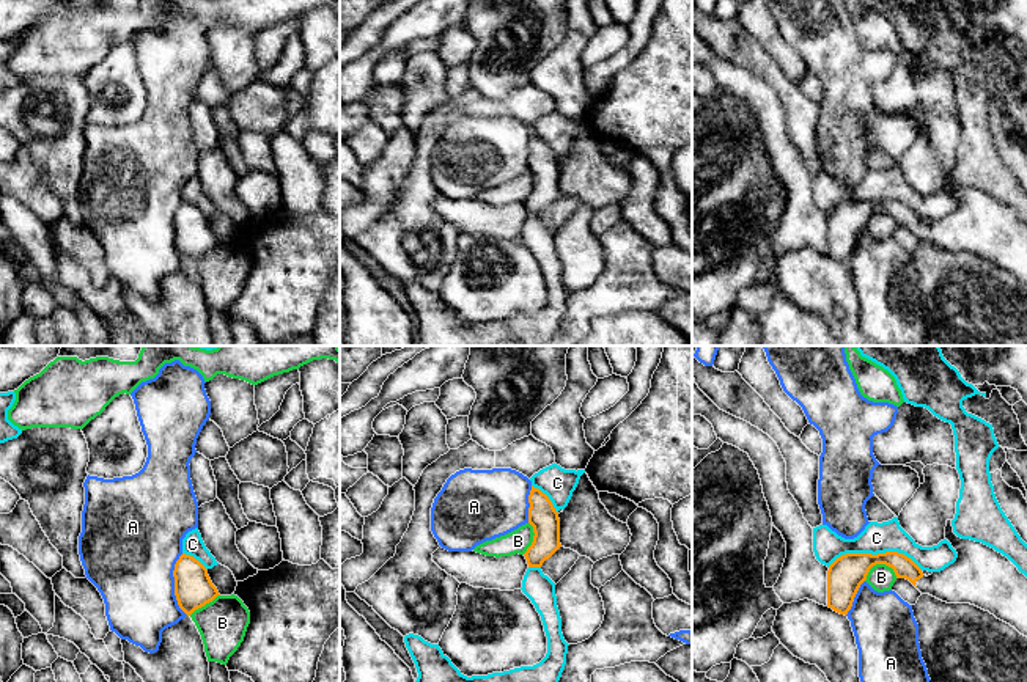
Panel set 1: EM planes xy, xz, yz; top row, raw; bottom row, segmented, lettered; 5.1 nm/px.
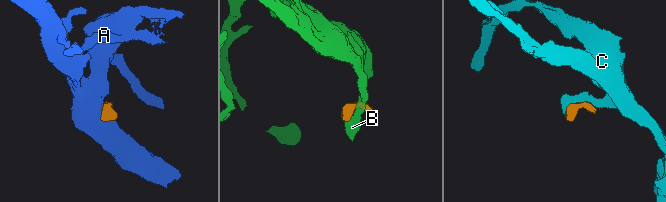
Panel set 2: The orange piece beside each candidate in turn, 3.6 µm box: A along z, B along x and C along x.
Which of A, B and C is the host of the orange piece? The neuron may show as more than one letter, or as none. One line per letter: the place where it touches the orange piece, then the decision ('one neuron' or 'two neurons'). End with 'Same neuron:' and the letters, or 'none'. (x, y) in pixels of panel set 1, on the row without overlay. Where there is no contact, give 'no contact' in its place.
A: xy (175, 233) | two neurons
B: yz (878, 211) | two neurons
C: yz (875, 203) | one neuron
Same neuron: C

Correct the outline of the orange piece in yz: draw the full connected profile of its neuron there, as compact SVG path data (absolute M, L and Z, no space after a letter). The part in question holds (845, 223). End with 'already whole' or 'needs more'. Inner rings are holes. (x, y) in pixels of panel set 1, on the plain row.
M898 165L882 171L870 170L854 187L819 173L813 176L813 200L829 215L827 255L845 264L873 214L885 212L896 226L906 226L915 234L925 218L940 220L958 206L947 187L933 195L918 193L900 174Z; needs more

